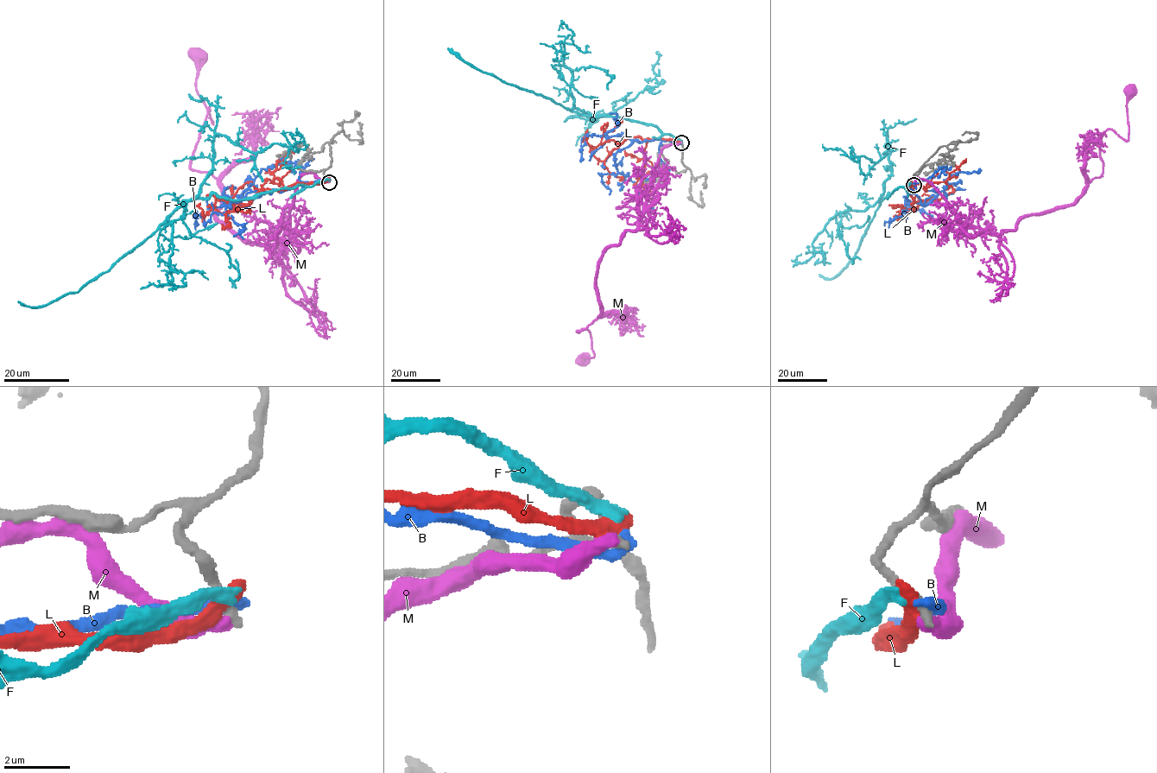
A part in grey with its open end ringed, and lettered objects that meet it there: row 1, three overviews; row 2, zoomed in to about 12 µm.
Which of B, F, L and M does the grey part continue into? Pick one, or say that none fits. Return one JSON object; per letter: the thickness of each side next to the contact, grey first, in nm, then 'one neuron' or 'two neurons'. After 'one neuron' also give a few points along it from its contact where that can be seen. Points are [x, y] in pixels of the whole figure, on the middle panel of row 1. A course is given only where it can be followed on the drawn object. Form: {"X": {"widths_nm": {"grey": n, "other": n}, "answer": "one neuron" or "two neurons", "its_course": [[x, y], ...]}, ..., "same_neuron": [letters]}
{"B": {"widths_nm": {"grey": 360, "other": 440}, "answer": "two neurons"}, "F": {"widths_nm": {"grey": 280, "other": 440}, "answer": "two neurons"}, "L": {"widths_nm": {"grey": 400, "other": 550}, "answer": "two neurons"}, "M": {"widths_nm": {"grey": 360, "other": 440}, "answer": "two neurons"}, "same_neuron": []}

